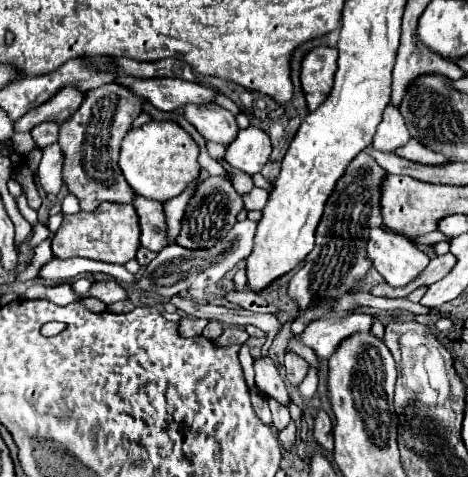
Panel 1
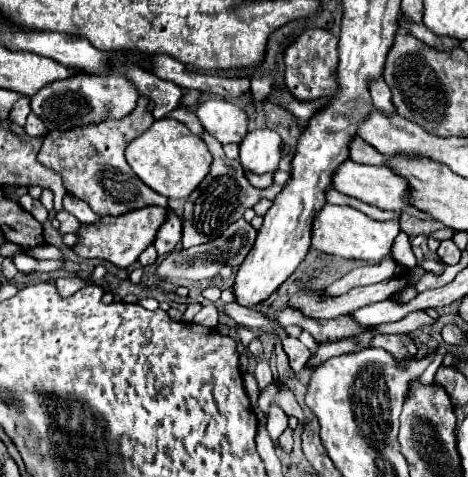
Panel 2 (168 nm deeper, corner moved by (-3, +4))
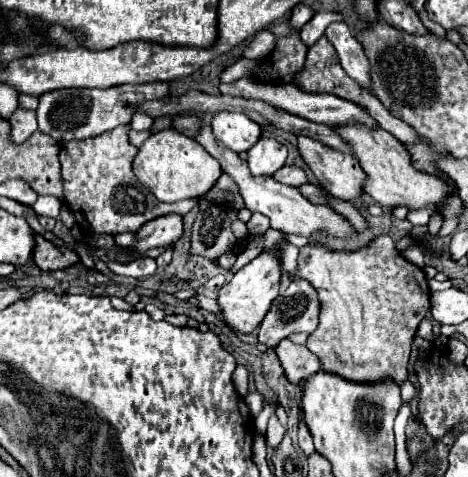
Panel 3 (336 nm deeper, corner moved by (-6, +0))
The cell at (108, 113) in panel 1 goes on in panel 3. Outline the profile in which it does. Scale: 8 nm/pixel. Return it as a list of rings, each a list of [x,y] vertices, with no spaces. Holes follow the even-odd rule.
[[[118,126],[108,134],[100,134],[90,140],[70,140],[60,146],[60,164],[64,178],[64,194],[70,210],[86,232],[136,232],[144,222],[162,214],[188,214],[196,200],[184,200],[176,204],[164,204],[136,180],[132,172],[132,160],[138,148],[128,138],[130,126]]]

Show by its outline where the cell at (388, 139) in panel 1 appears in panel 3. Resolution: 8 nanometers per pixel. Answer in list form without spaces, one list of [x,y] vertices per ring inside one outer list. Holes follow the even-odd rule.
[[[334,22],[326,28],[324,36],[334,44],[340,64],[344,68],[344,72],[356,80],[364,90],[370,90],[370,60],[364,54],[364,48],[360,42],[356,42],[356,38],[350,34],[348,26],[344,22]]]

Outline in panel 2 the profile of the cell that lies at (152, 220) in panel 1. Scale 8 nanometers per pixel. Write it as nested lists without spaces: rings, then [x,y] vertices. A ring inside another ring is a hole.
[[[169,212],[169,218],[159,228],[159,234],[157,234],[153,246],[157,248],[157,254],[167,254],[177,248],[179,240],[181,240],[181,220],[173,212]]]

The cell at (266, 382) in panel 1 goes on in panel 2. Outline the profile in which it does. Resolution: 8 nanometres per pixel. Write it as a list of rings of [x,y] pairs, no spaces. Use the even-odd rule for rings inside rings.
[[[273,382],[265,392],[261,392],[257,404],[253,406],[253,412],[255,412],[257,418],[259,418],[259,424],[263,424],[269,404],[277,404],[287,415],[295,416],[295,418],[299,420],[299,424],[305,424],[305,422],[307,422],[307,418],[305,418],[301,406],[297,404],[295,396],[293,396],[291,390],[289,390],[287,386],[283,386],[283,384],[275,384],[275,382]]]

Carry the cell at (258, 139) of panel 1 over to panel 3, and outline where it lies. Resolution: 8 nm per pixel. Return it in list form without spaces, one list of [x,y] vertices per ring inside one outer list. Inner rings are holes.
[[[262,136],[250,150],[248,150],[248,166],[250,172],[256,176],[272,176],[280,170],[286,162],[286,146],[280,144],[276,138]]]

